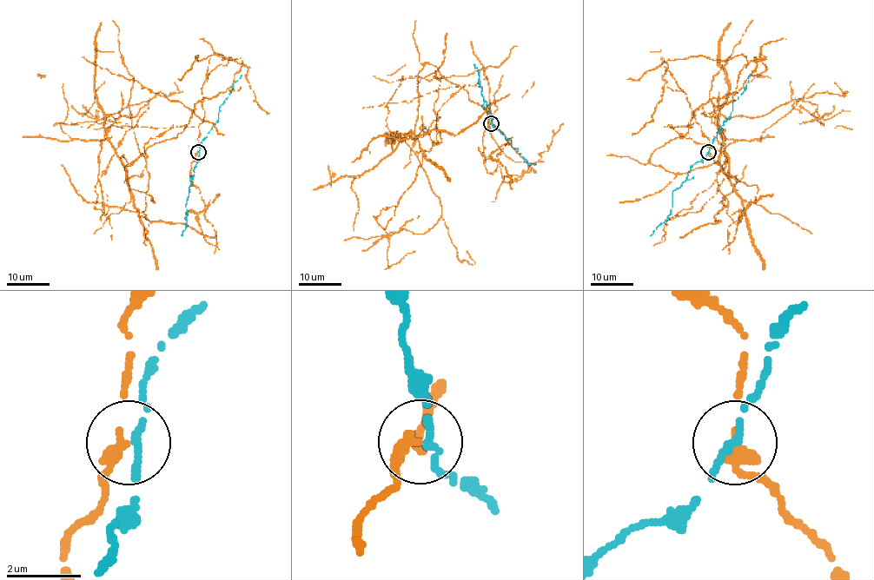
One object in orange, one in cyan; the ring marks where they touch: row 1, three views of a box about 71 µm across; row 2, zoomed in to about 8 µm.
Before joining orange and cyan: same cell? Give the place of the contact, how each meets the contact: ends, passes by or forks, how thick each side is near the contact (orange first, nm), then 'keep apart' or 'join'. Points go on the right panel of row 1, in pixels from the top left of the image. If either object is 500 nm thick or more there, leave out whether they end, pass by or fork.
(708, 152) | orange passes by | cyan ends | 260/260 nm | keep apart

